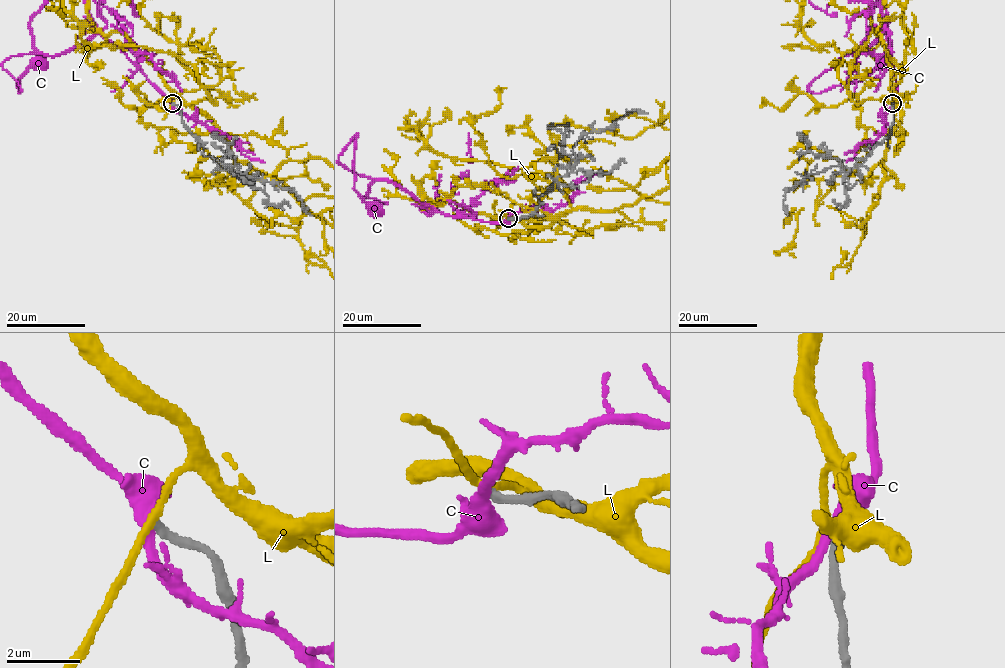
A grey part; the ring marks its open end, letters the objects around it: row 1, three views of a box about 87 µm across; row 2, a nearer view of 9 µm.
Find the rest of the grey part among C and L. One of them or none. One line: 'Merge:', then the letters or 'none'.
Merge: none

